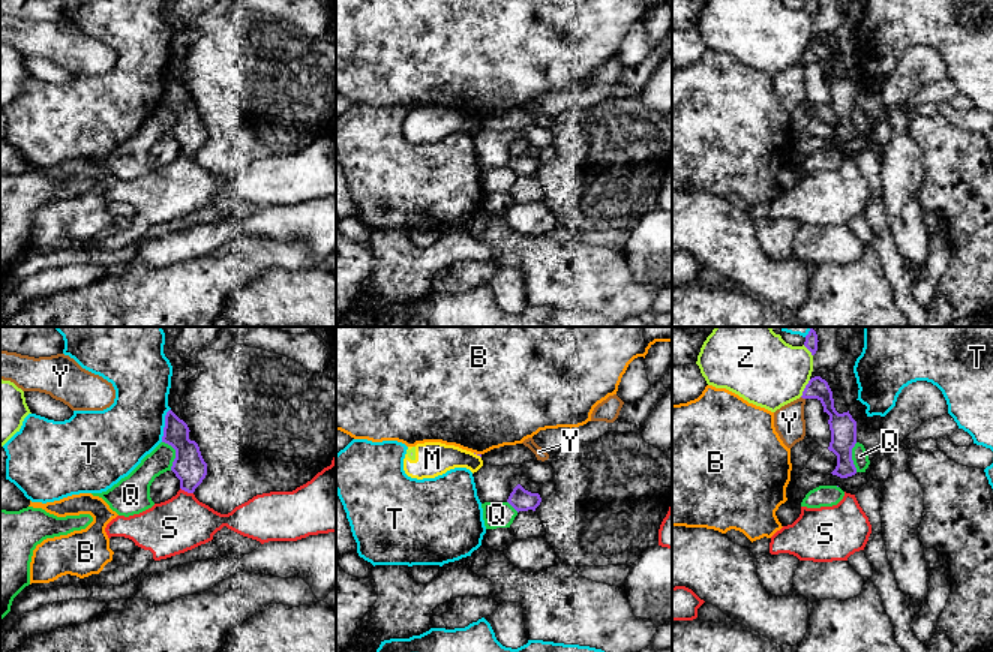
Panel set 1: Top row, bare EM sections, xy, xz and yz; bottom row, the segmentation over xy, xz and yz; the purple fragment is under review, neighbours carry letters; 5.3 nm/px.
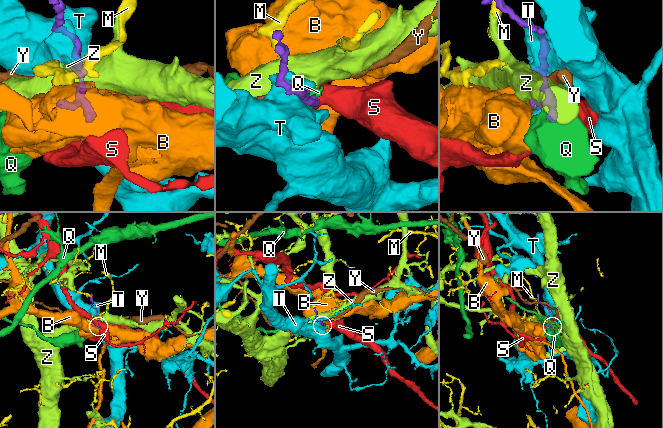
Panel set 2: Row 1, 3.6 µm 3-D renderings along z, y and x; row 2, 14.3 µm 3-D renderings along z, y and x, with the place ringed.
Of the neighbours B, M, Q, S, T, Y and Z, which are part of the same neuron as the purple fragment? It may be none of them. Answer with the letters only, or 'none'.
S

